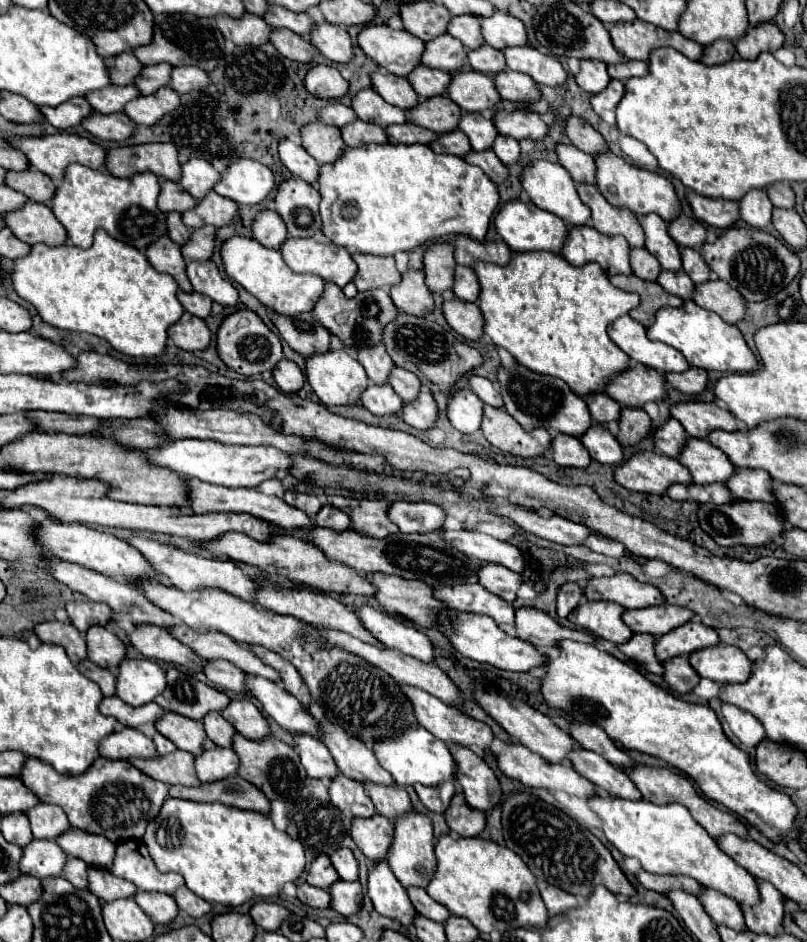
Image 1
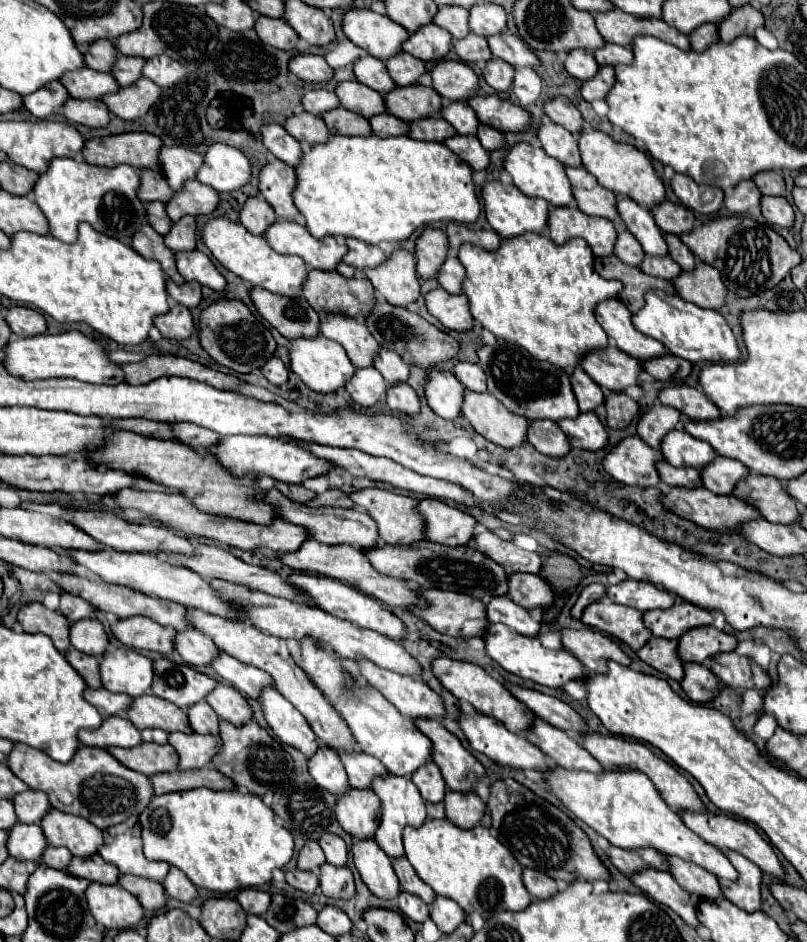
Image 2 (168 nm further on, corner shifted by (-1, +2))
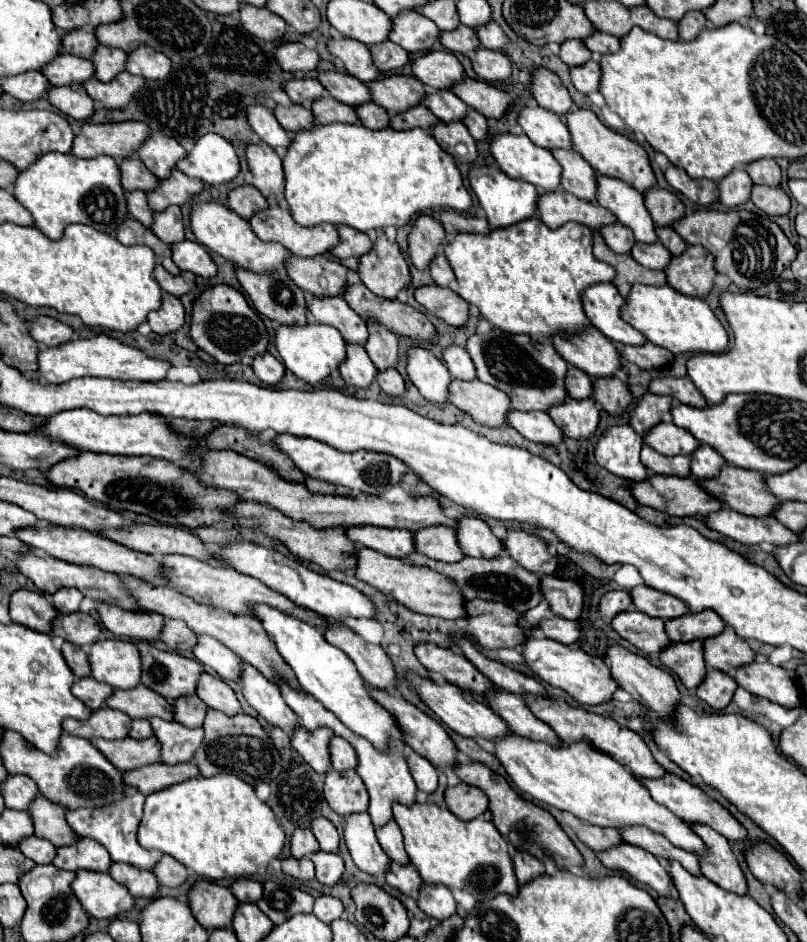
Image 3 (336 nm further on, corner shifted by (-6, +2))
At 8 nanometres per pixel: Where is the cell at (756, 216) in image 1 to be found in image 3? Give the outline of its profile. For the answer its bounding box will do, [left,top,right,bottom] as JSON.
[718,167,754,209]

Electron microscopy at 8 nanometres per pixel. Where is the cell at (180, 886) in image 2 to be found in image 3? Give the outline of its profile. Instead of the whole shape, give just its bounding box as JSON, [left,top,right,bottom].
[154,855,188,887]

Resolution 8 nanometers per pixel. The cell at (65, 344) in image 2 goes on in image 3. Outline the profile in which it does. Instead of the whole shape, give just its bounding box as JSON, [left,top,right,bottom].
[38,335,170,383]

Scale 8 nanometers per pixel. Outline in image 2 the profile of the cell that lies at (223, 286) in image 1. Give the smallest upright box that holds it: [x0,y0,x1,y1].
[175,249,225,291]

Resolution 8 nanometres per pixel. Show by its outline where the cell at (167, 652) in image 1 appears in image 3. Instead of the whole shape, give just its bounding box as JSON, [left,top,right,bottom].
[98,603,164,641]

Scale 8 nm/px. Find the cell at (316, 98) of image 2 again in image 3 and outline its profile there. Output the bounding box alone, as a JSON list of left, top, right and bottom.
[284,79,326,107]

